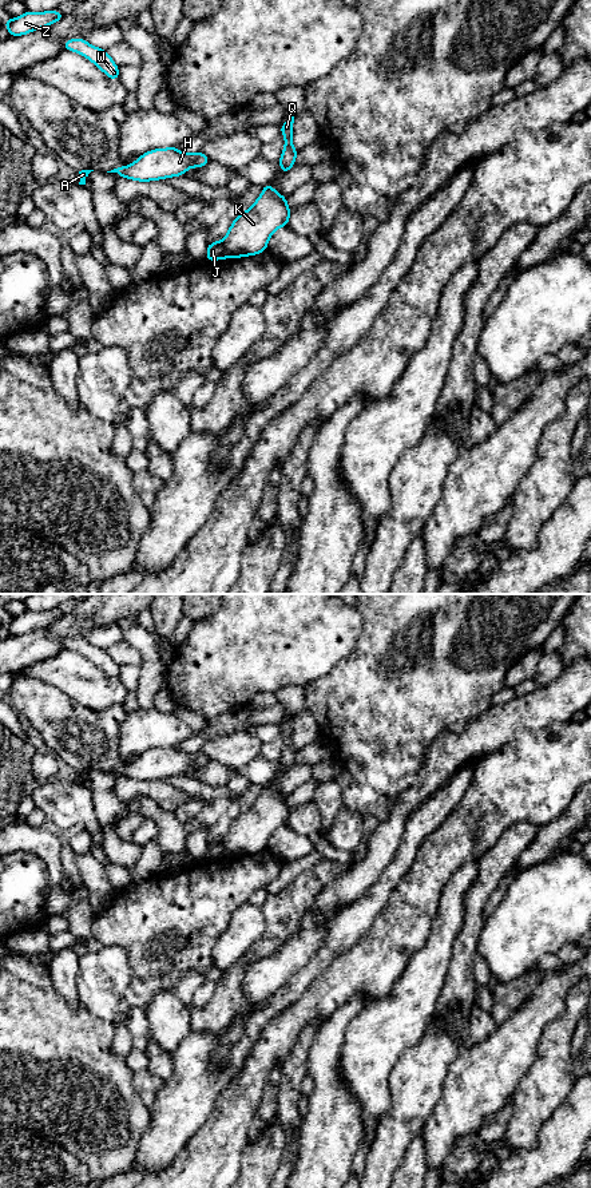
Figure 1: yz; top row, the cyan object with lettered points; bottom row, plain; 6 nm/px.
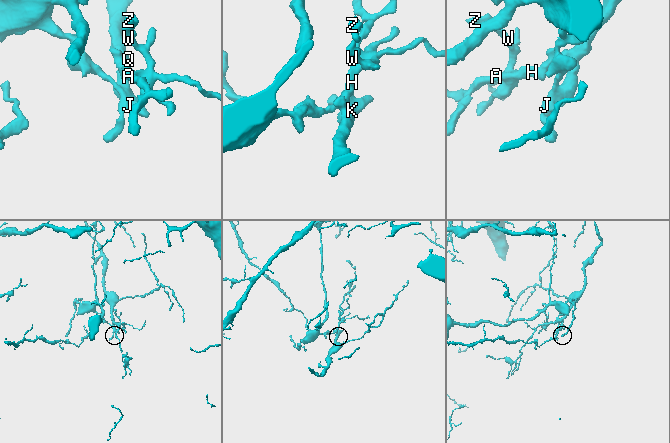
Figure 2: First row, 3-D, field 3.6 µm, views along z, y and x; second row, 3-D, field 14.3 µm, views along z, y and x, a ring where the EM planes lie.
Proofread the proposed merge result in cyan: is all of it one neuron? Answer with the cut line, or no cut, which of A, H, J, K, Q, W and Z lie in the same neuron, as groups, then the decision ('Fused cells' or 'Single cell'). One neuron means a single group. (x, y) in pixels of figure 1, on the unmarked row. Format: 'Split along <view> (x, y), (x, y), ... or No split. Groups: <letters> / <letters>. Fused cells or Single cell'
Split along yz (226, 838), (223, 856). Groups: A H K Q W Z / J. Fused cells

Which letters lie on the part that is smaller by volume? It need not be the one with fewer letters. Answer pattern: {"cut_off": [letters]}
{"cut_off": ["J"]}

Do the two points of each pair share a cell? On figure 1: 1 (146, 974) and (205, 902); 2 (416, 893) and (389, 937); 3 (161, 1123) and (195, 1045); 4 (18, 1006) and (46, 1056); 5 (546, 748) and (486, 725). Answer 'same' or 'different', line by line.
1: same
2: same
3: same
4: same
5: different

